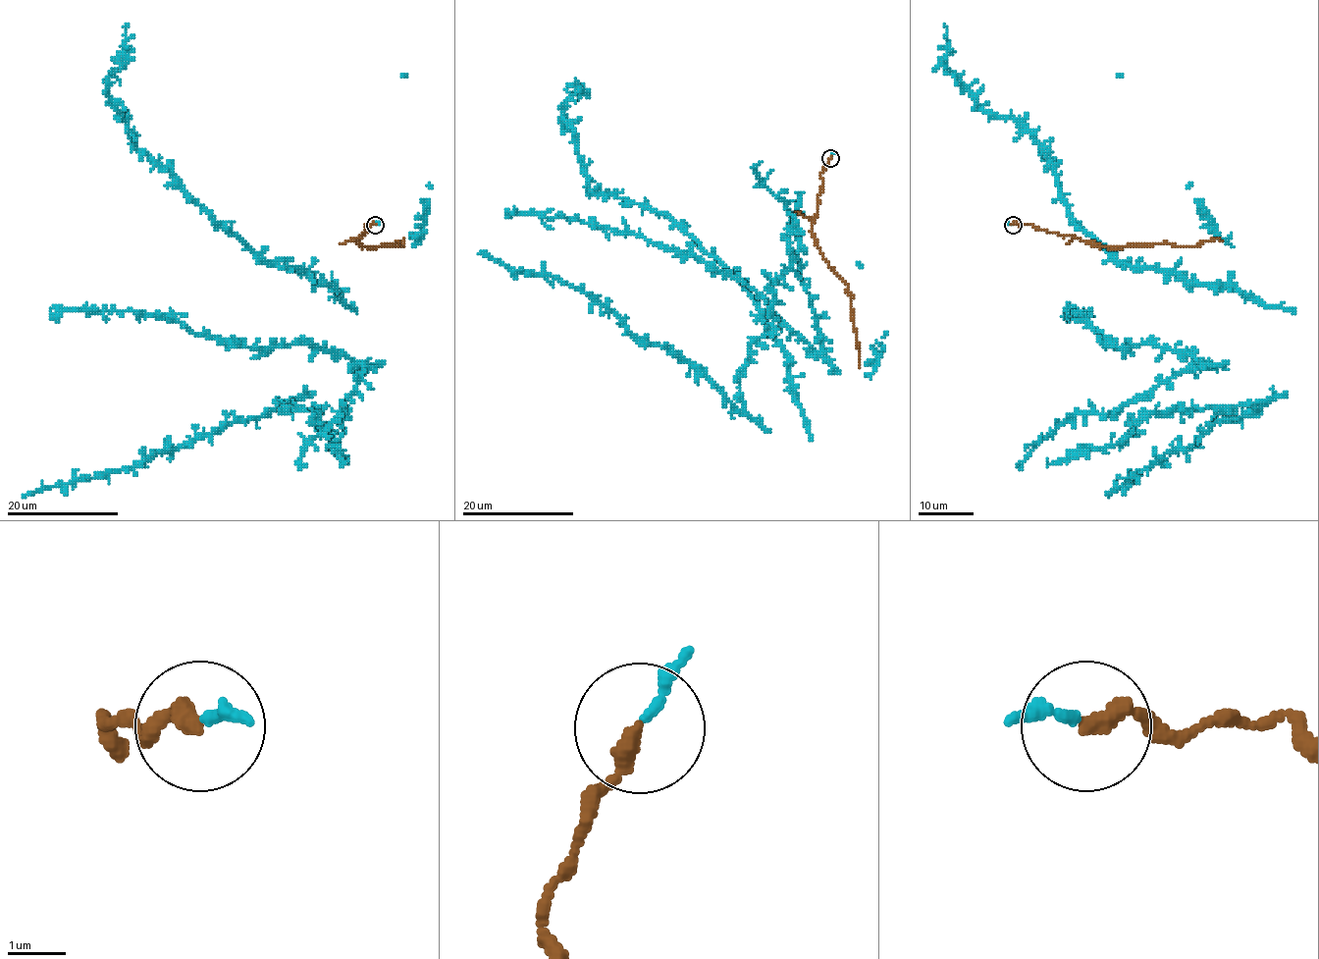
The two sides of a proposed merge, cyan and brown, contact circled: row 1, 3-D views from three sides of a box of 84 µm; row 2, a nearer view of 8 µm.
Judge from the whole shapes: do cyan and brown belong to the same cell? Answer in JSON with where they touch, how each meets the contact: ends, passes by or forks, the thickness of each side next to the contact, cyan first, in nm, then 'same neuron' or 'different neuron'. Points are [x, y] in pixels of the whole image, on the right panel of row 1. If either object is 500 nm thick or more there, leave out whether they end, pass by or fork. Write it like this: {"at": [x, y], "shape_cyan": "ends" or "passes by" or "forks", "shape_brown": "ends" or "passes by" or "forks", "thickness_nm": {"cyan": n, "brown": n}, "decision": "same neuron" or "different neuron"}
{"at": [1013, 225], "shape_cyan": "ends", "shape_brown": "ends", "thickness_nm": {"cyan": 180, "brown": 320}, "decision": "same neuron"}

